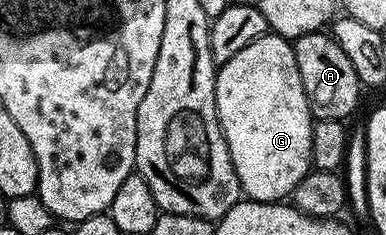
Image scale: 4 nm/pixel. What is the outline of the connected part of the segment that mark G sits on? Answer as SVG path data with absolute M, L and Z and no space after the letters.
M274 33L262 35L261 37L257 37L257 41L245 45L245 49L241 49L241 53L237 53L237 57L229 57L229 61L221 64L215 73L215 108L217 109L219 124L223 130L223 136L229 145L229 157L233 161L233 169L239 178L240 192L246 198L254 199L257 203L274 203L286 200L294 192L295 186L305 178L307 172L312 170L313 167L311 161L313 116L311 114L311 105L307 102L307 94L301 85L301 73L297 69L297 57L295 56L292 40L285 39L282 35Z

